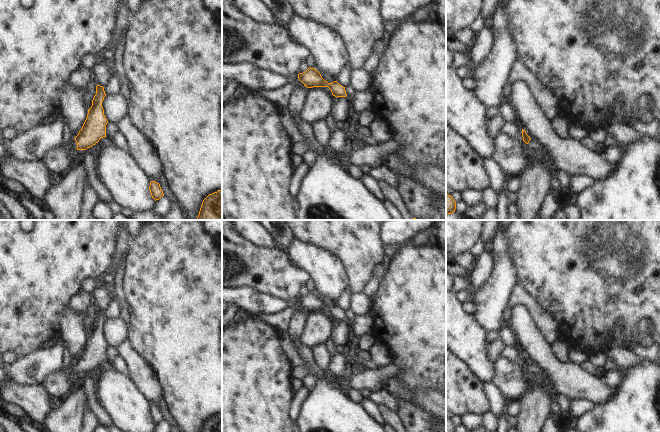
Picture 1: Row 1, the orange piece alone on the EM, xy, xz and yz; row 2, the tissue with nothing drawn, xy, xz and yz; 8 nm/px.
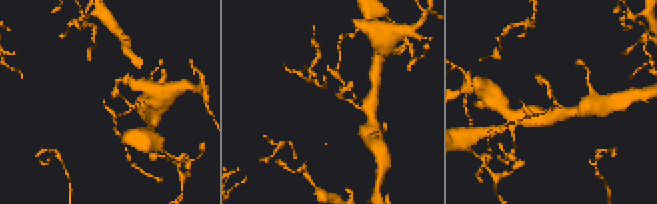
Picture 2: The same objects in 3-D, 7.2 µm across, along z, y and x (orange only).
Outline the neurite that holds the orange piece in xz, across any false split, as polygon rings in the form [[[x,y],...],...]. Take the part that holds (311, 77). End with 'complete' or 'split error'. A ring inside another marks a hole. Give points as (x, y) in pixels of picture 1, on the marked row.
[[[310,67],[305,72],[299,73],[298,80],[292,84],[286,84],[279,89],[257,90],[254,94],[267,99],[271,103],[275,103],[278,107],[288,108],[291,92],[297,86],[305,86],[307,88],[328,87],[336,98],[347,96],[345,87],[337,81],[328,83],[316,69]]]; split error

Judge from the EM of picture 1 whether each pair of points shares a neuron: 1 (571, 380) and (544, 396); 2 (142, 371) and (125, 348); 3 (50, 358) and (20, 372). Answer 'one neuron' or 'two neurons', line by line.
1: two neurons
2: one neuron
3: one neuron

